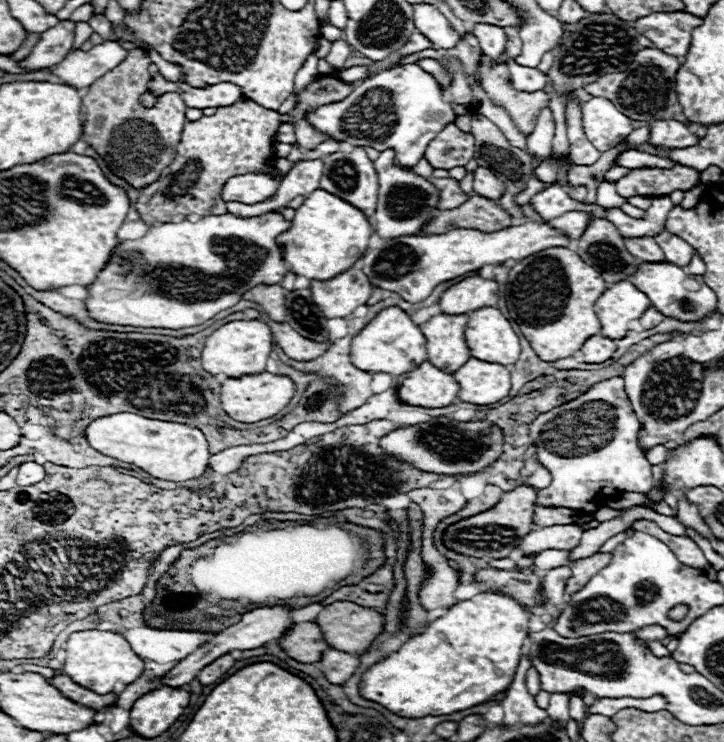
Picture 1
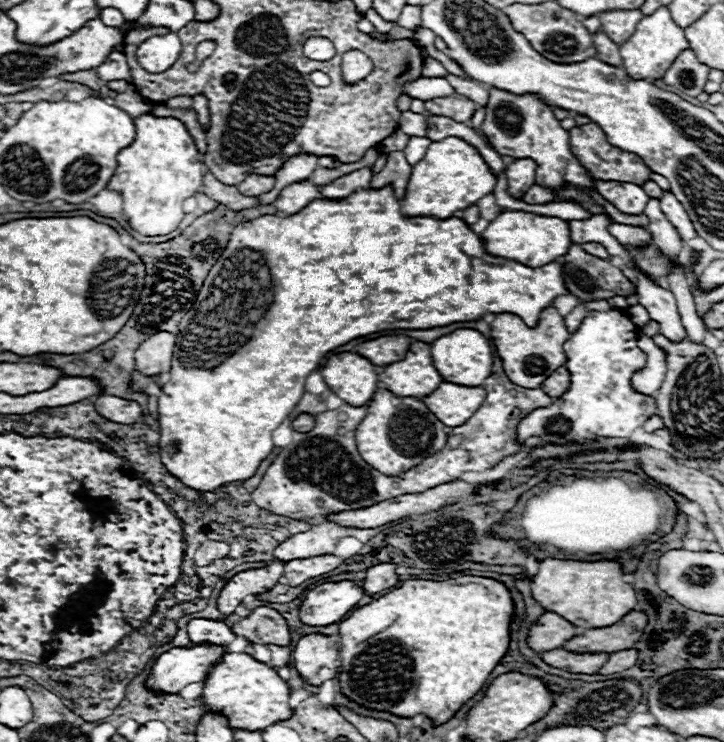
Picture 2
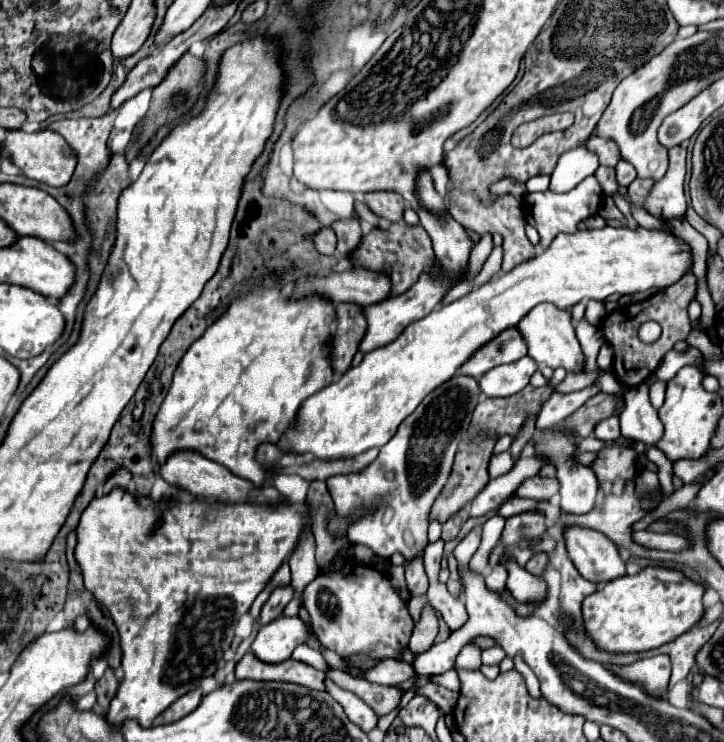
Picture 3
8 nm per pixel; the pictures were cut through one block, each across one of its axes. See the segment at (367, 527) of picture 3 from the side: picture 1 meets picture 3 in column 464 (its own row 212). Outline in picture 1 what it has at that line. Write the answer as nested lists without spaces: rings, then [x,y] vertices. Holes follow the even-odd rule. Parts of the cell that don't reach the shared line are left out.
[[[384,150],[374,160],[374,168],[380,180],[378,208],[374,212],[374,222],[380,238],[398,238],[408,234],[418,234],[420,228],[436,214],[436,202],[438,202],[438,192],[426,178],[416,176],[412,170],[394,170],[392,158],[394,158],[394,152]]]

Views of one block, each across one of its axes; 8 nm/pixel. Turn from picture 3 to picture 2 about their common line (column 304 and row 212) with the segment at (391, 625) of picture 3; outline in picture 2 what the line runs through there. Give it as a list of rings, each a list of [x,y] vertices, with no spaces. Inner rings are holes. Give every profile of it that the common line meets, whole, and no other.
[[[490,88],[488,92],[490,100],[484,108],[486,120],[478,130],[488,138],[490,146],[498,154],[532,156],[532,160],[536,160],[536,184],[552,188],[556,192],[556,200],[580,204],[590,214],[606,214],[606,210],[592,200],[590,190],[594,188],[594,182],[582,164],[576,162],[576,156],[570,150],[570,134],[554,118],[548,104],[536,96],[516,96],[496,88]]]

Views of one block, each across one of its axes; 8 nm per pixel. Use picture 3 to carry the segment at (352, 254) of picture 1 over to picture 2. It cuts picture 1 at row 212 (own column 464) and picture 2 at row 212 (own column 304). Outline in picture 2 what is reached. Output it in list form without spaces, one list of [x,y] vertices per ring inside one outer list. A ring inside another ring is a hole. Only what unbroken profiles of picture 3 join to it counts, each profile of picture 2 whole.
[[[444,138],[432,142],[426,156],[412,166],[406,194],[400,200],[402,216],[434,216],[450,218],[456,210],[464,210],[490,194],[496,186],[496,176],[488,170],[484,158],[474,146],[460,138]]]

